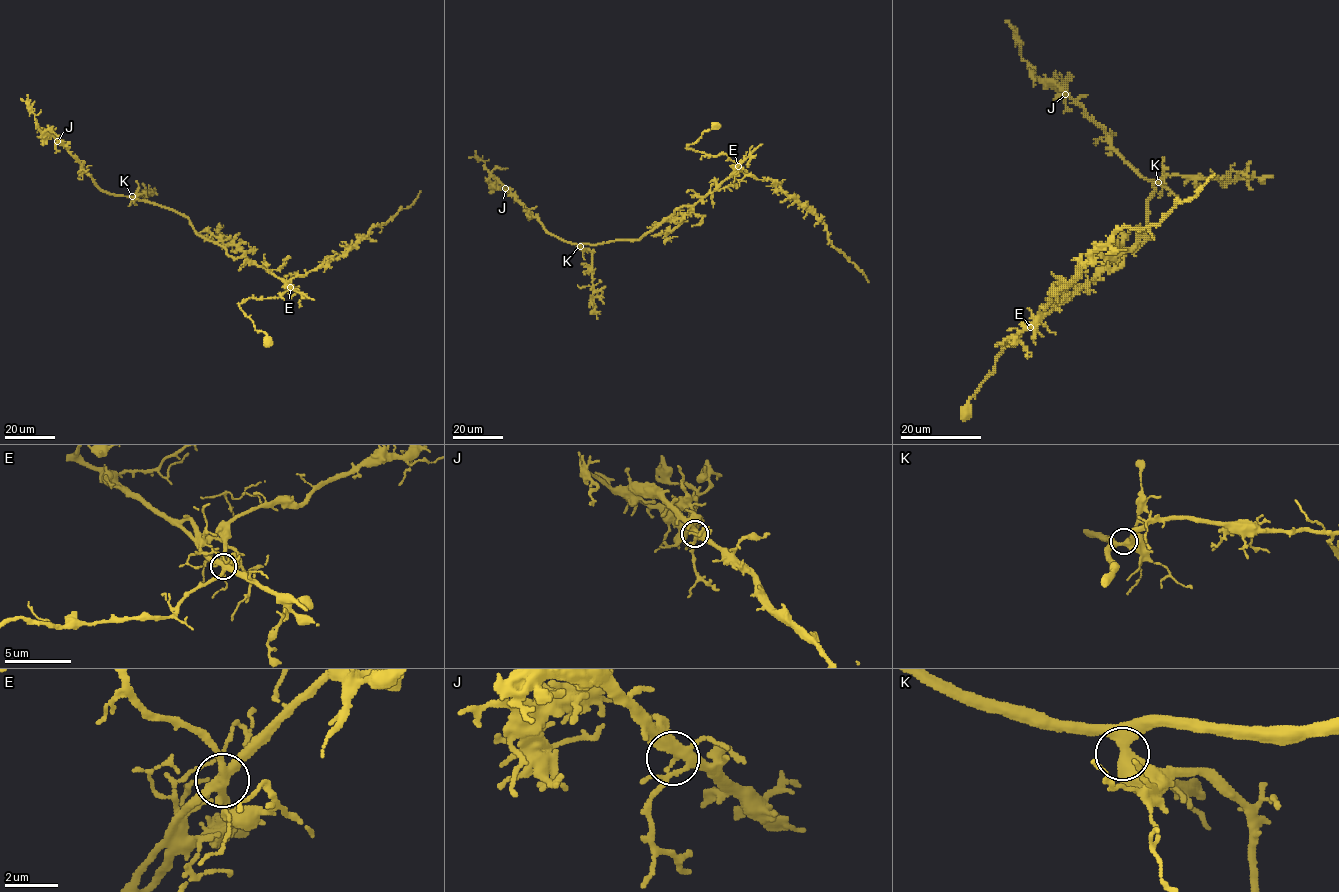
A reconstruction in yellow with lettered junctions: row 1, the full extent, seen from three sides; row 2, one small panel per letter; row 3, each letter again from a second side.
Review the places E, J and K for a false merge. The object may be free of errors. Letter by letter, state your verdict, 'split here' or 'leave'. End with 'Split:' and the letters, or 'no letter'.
E: split here
J: leave
K: leave
Split: E

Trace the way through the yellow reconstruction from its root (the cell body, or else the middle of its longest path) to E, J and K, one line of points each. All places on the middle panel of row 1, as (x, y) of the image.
E: (715, 125), (687, 146), (713, 156), (725, 153), (738, 167)
J: (715, 125), (687, 146), (725, 153), (738, 167), (640, 239), (567, 243), (505, 188)
K: (715, 125), (687, 146), (725, 153), (738, 165), (718, 187), (640, 239), (580, 246)

